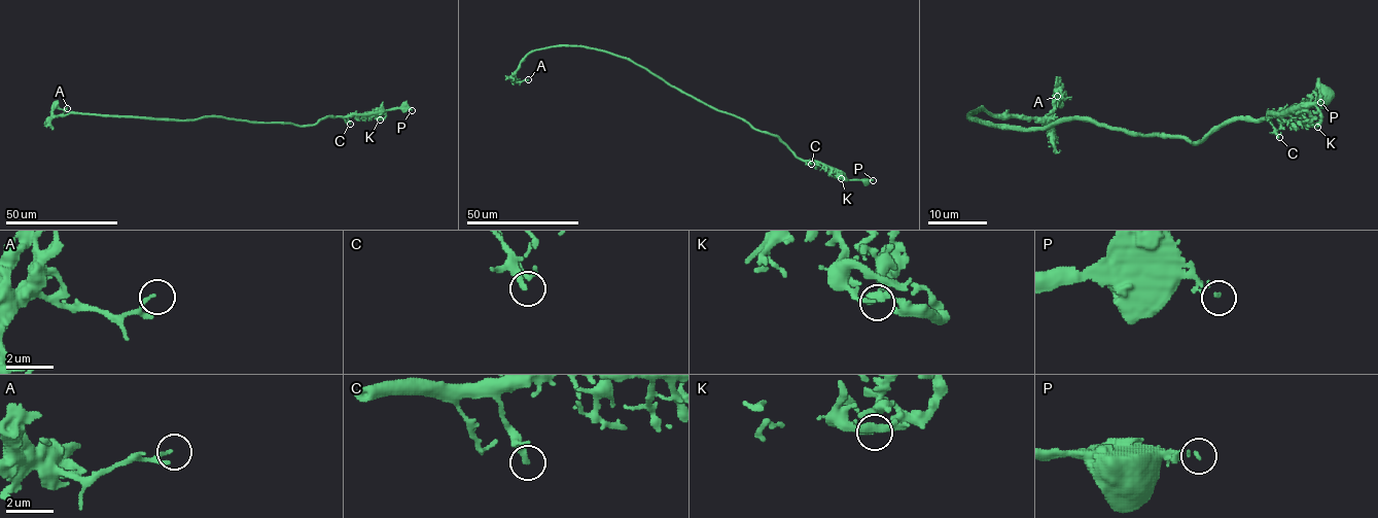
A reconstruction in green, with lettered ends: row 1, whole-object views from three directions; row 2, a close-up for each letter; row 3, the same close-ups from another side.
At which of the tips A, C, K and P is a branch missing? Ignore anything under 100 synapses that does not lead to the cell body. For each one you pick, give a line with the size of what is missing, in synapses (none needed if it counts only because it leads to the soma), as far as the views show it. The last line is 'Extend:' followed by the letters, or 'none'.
Extend: none

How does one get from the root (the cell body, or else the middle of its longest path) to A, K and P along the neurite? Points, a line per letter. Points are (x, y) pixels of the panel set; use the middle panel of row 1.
A: (683, 93), (627, 59), (579, 46), (532, 50), (514, 77), (518, 81), (528, 79)
K: (683, 93), (775, 135), (797, 157), (832, 167), (841, 178)
P: (683, 93), (775, 135), (801, 159), (823, 163), (848, 179), (873, 180)

